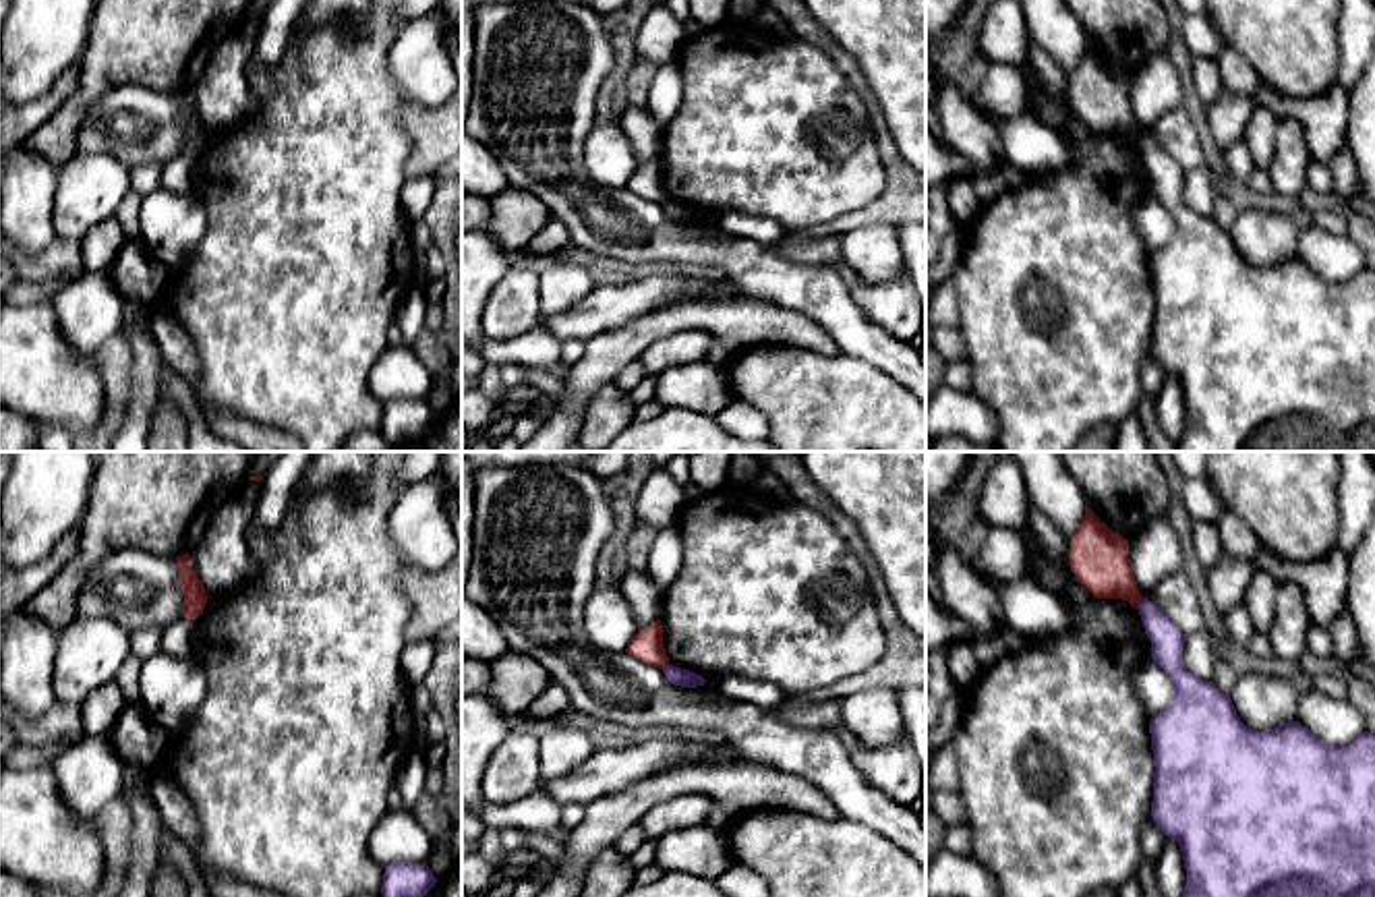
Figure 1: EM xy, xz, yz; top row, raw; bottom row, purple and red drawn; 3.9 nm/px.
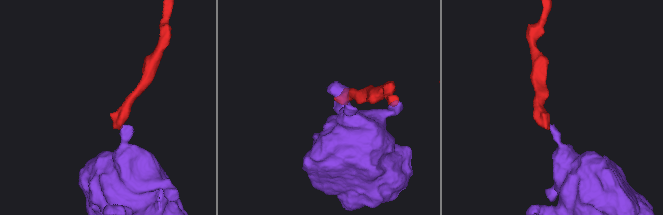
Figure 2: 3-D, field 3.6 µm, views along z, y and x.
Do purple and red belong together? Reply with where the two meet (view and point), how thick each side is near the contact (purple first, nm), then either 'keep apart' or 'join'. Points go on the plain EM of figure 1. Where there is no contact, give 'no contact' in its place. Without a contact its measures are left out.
yz (1139, 139) | 130/220 nm | keep apart

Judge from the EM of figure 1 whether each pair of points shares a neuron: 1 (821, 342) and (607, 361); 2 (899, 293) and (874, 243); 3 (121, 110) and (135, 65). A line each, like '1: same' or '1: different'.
1: same
2: different
3: different

